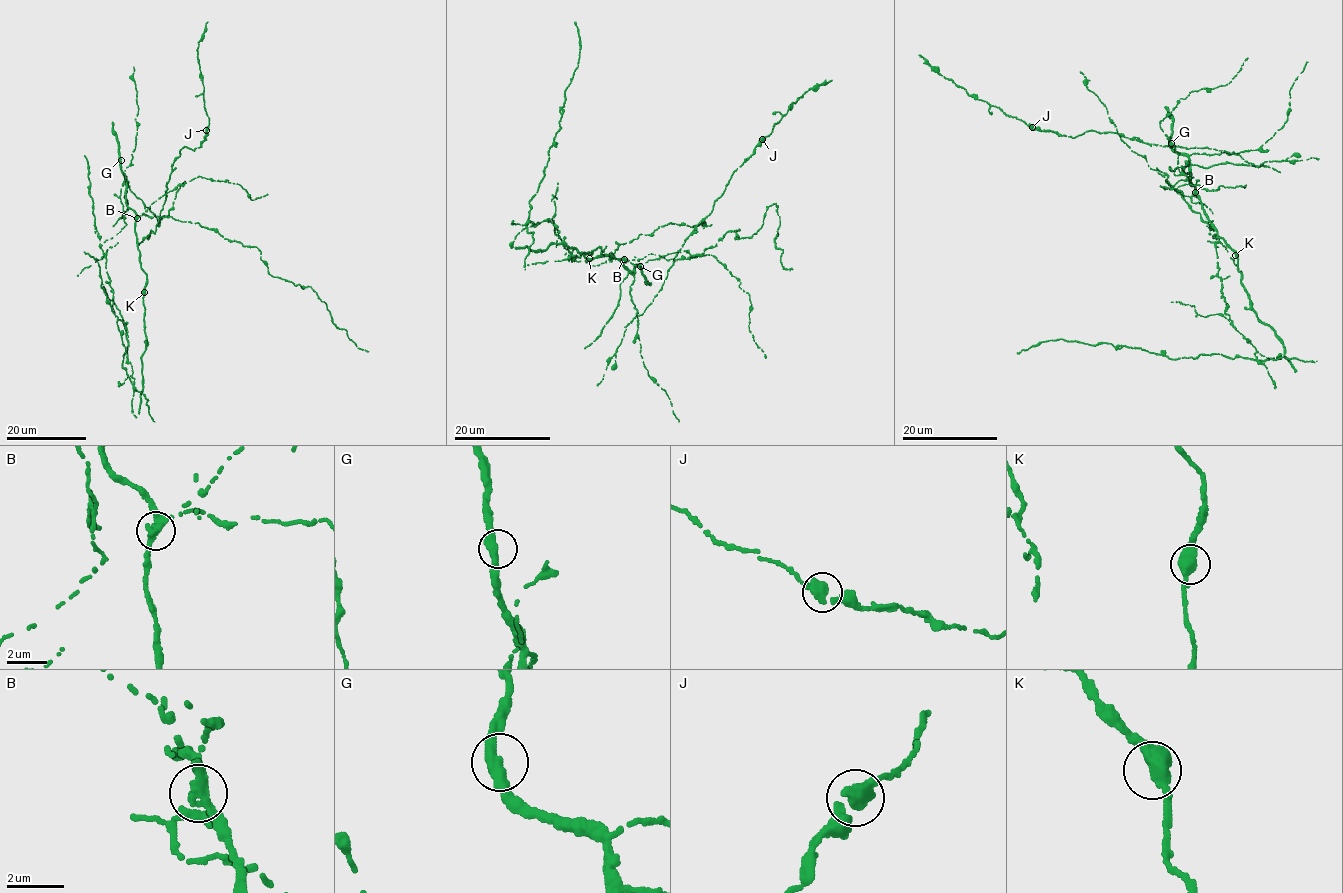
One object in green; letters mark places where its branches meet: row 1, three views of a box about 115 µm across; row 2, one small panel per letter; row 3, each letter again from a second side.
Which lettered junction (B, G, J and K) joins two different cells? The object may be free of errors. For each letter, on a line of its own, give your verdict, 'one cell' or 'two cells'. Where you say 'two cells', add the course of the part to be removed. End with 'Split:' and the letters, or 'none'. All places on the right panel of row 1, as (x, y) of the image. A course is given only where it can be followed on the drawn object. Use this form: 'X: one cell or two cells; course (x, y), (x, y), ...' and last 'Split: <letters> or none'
B: two cells
G: one cell
J: one cell
K: one cell
Split: B

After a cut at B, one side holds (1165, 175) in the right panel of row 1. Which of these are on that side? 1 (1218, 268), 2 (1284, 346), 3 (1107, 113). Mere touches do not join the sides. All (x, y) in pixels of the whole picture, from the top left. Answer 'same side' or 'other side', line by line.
1: same side
2: other side
3: same side

